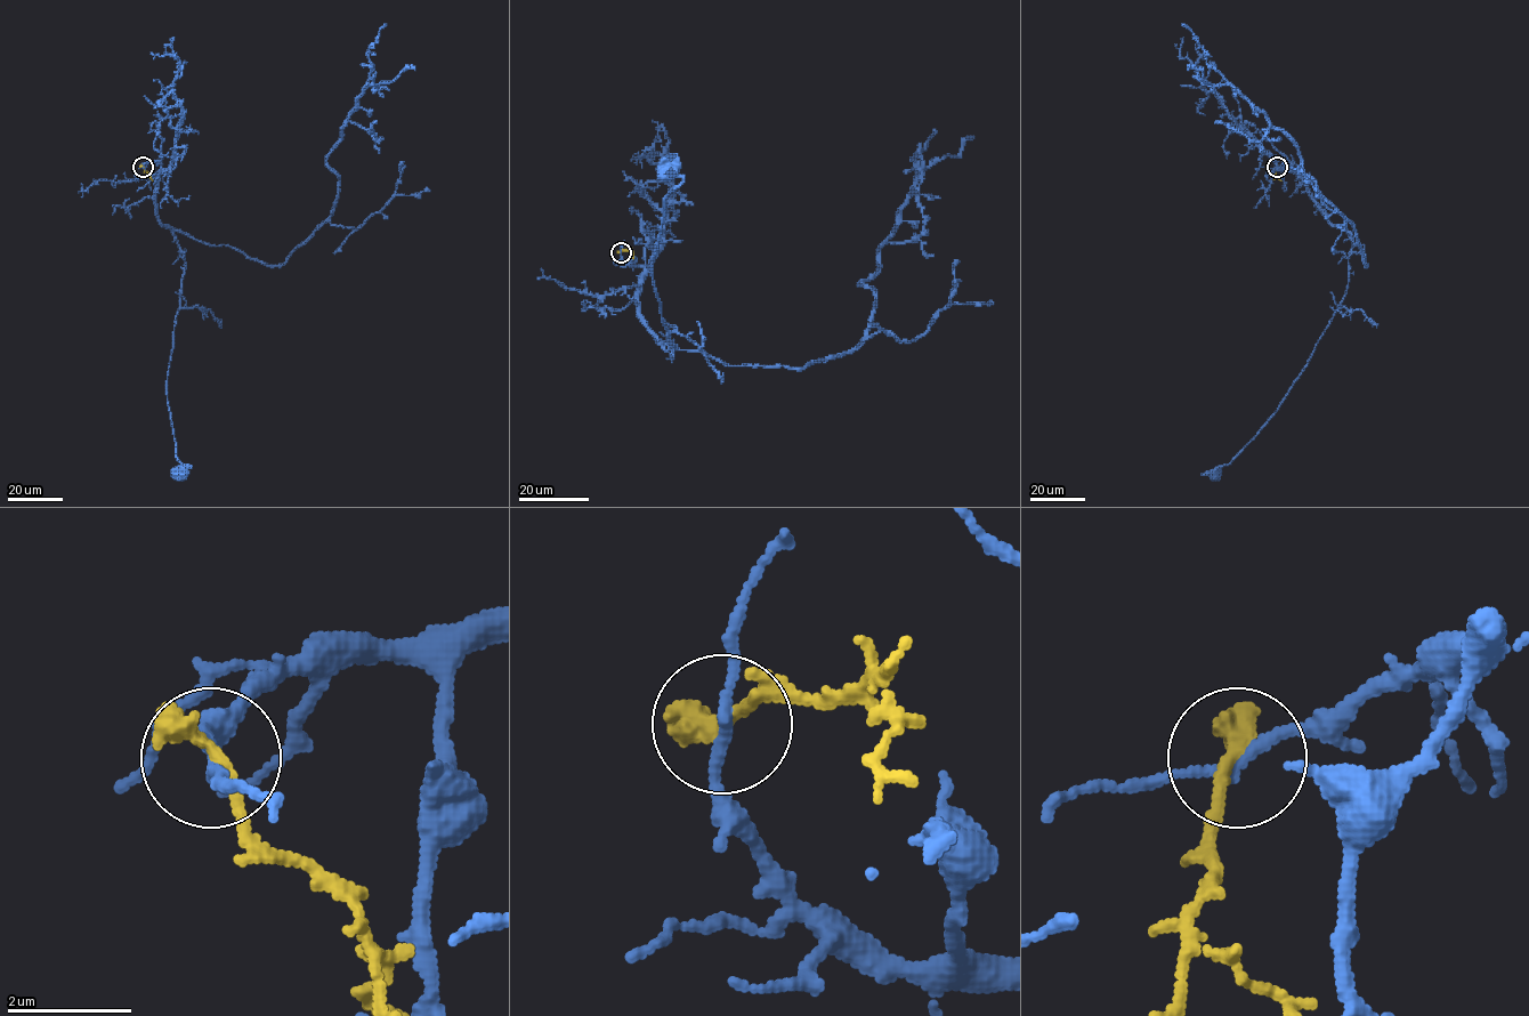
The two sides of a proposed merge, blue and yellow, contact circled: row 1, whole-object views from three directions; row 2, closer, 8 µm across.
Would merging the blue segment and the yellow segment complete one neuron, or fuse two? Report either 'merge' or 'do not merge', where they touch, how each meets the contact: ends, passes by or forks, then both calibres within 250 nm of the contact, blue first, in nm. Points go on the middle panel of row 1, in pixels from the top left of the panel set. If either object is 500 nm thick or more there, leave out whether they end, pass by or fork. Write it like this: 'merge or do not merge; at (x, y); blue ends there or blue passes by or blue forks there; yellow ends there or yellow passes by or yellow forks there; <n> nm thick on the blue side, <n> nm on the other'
do not merge; at (621, 252); blue passes by; yellow ends there; 180 nm thick on the blue side, 360 nm on the other

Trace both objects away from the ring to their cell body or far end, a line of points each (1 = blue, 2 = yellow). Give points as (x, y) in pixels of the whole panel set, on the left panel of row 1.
1: (143, 167), (161, 162), (155, 216), (177, 240), (184, 260), (167, 384), (176, 457), (189, 466), (179, 475)
2: (143, 167), (152, 180)

